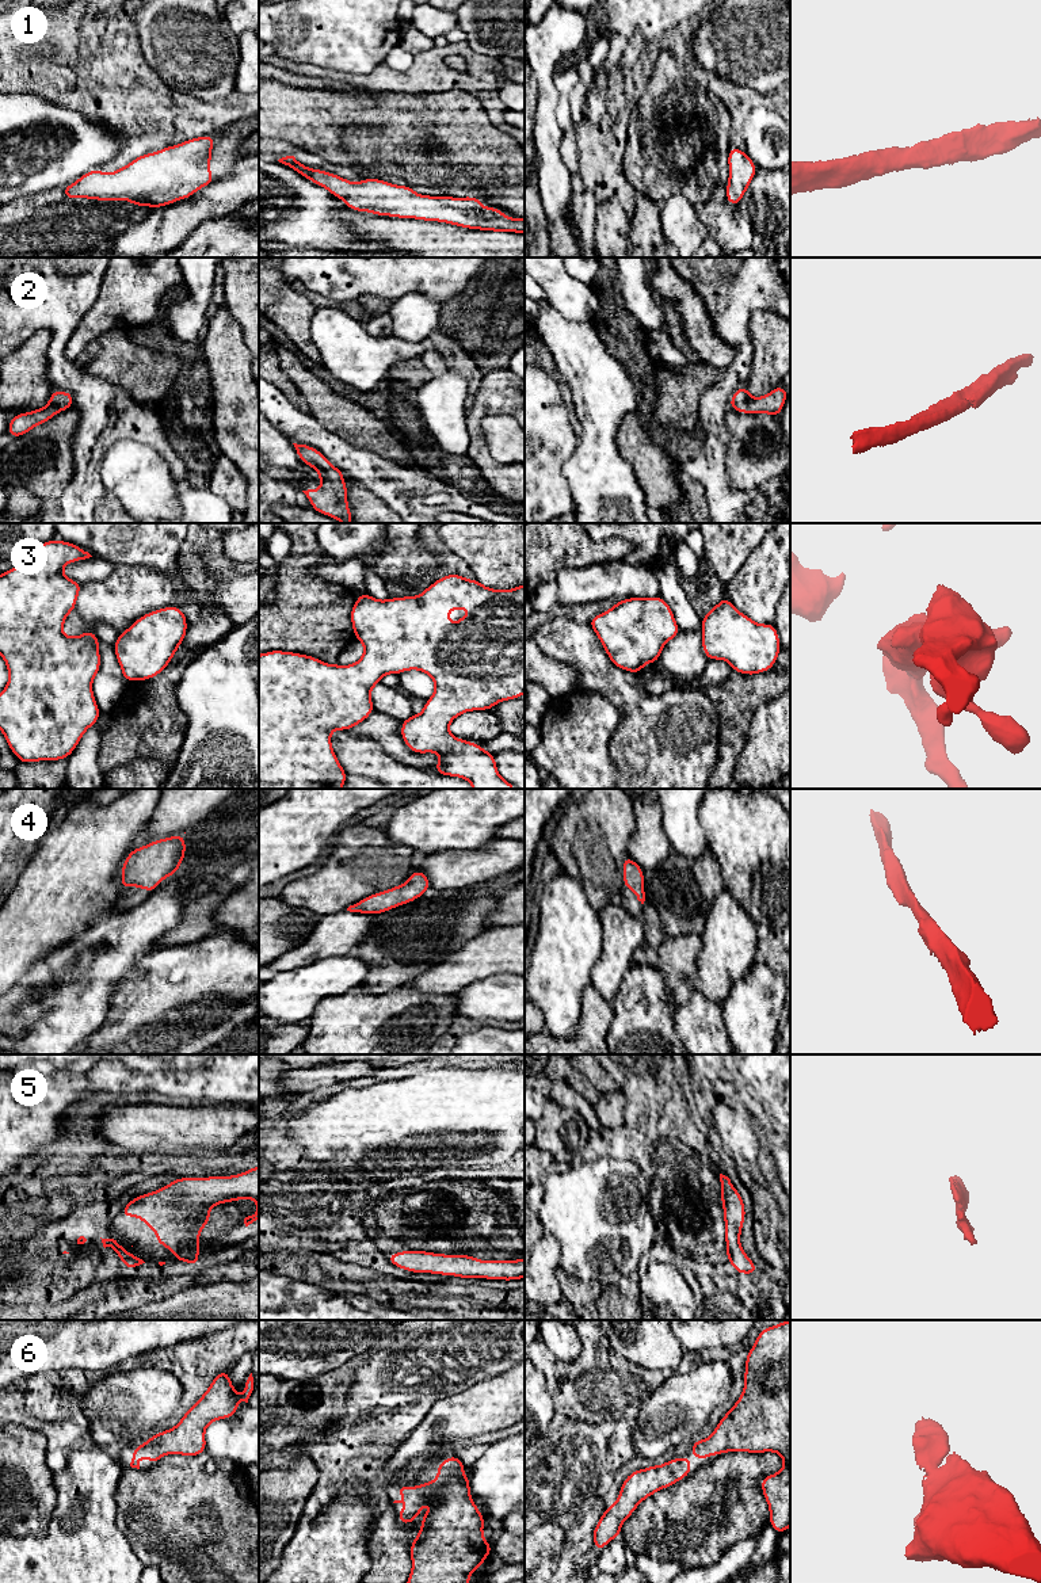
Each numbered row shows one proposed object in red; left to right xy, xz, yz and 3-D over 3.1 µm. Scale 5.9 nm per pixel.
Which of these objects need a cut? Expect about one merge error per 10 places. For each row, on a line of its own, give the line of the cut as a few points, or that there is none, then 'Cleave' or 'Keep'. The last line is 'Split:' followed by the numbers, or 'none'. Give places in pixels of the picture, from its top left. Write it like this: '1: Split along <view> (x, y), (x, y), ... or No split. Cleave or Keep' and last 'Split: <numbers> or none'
1: No split. Keep
2: No split. Keep
3: No split. Keep
4: No split. Keep
5: No split. Keep
6: No split. Keep
Split: none

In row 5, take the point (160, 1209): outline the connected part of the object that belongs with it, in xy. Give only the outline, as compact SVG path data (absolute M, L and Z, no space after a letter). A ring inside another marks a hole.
M259 1166L232 1176L178 1178L160 1190L133 1198L121 1216L140 1217L156 1232L156 1243L174 1252L174 1260L198 1267L198 1239L210 1222L210 1208L243 1198L258 1204L258 1212L244 1218L248 1227L259 1220Z

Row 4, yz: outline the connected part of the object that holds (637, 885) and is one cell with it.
M629 855L624 858L622 876L624 886L630 889L637 900L644 904L644 870Z

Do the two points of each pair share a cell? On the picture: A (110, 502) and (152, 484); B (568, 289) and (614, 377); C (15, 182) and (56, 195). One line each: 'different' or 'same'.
A: different
B: different
C: different

